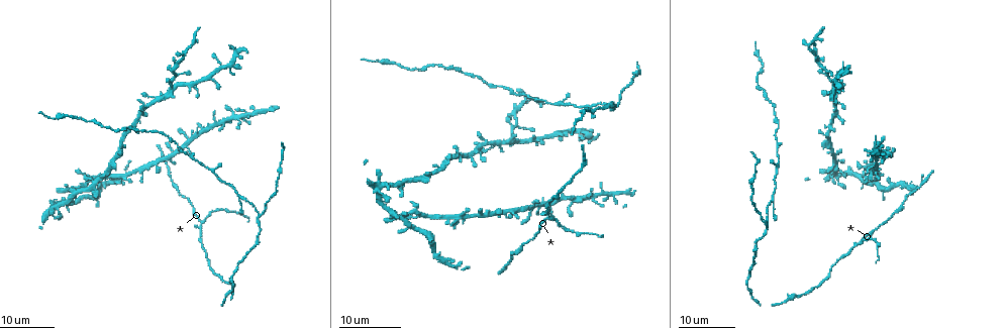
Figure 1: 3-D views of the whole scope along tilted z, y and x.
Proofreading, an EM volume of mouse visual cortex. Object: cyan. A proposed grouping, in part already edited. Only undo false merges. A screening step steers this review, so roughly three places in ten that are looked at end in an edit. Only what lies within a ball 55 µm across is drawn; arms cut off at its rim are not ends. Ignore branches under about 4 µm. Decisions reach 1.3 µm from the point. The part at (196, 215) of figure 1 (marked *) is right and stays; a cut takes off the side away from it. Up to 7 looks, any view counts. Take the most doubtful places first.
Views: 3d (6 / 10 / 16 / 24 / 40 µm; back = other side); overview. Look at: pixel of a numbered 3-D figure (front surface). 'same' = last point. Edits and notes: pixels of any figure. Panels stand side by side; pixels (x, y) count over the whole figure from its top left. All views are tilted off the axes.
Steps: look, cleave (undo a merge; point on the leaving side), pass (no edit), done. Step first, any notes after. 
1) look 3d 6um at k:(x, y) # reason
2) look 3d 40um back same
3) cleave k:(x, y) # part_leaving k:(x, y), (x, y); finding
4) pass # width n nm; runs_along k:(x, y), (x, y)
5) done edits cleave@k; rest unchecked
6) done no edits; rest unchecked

look 3d 16um at 1:(548, 216) # side arm on a straight run

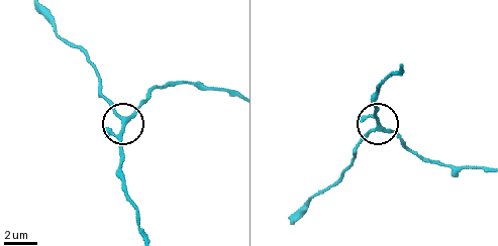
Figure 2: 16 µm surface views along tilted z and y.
look 3d 6um at 2:(380, 125) # zoom in

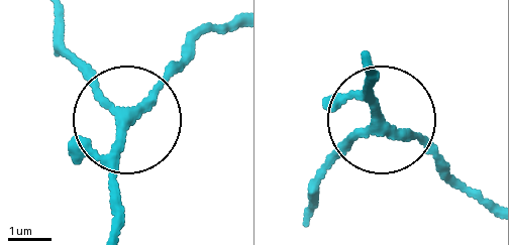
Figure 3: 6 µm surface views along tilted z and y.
pass # runs_along 3:(330, 161), (385, 121), (446, 159); continuous, no second cell

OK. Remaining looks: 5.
look 3d 24um at 1:(172, 88) # thin arm on a thick one

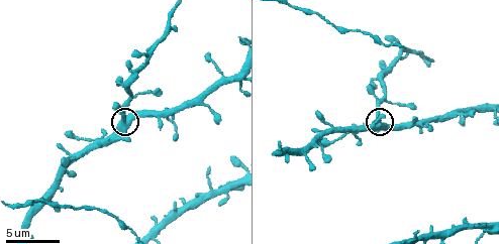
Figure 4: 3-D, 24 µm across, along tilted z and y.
look 3d 6um at 4:(125, 121) # zoom in

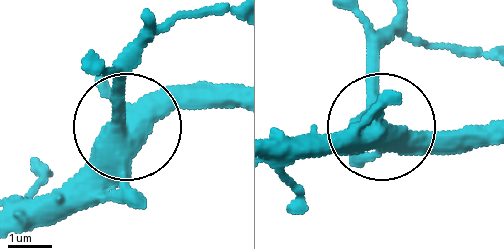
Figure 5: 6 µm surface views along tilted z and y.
pass # runs_along 5:(23, 229), (121, 138), (121, 69); continuous, no second cell

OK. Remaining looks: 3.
look 3d 16um at 1:(259, 215)

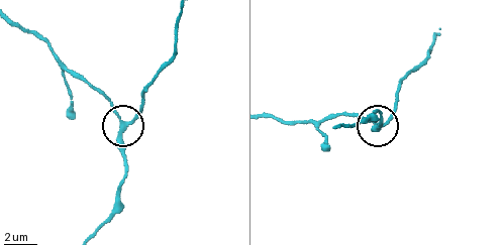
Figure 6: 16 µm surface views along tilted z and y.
look 3d 6um at 6:(122, 124)

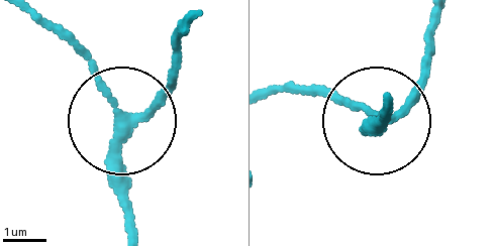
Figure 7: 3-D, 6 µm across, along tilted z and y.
pass # arms 3; continuous, no second cell

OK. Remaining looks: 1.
done no edits; rest unchecked

